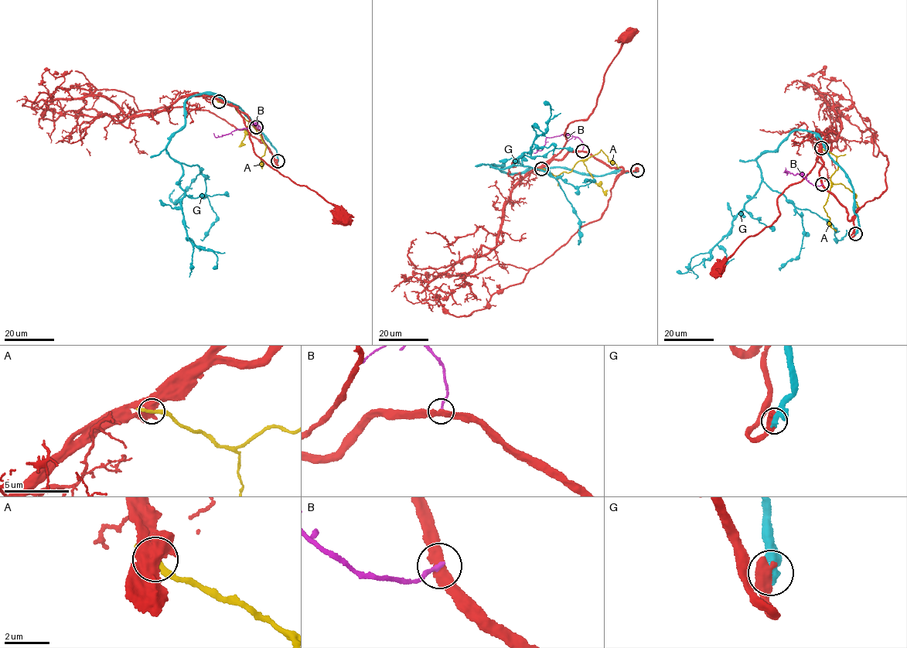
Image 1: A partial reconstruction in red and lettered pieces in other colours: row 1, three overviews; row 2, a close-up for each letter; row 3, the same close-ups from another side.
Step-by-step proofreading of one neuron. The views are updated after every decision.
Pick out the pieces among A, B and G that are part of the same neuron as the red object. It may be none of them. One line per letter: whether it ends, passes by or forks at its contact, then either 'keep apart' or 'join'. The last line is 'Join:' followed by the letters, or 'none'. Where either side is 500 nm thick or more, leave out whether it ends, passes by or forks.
A: keep apart
B: it ends; keep apart
G: keep apart
Join: none

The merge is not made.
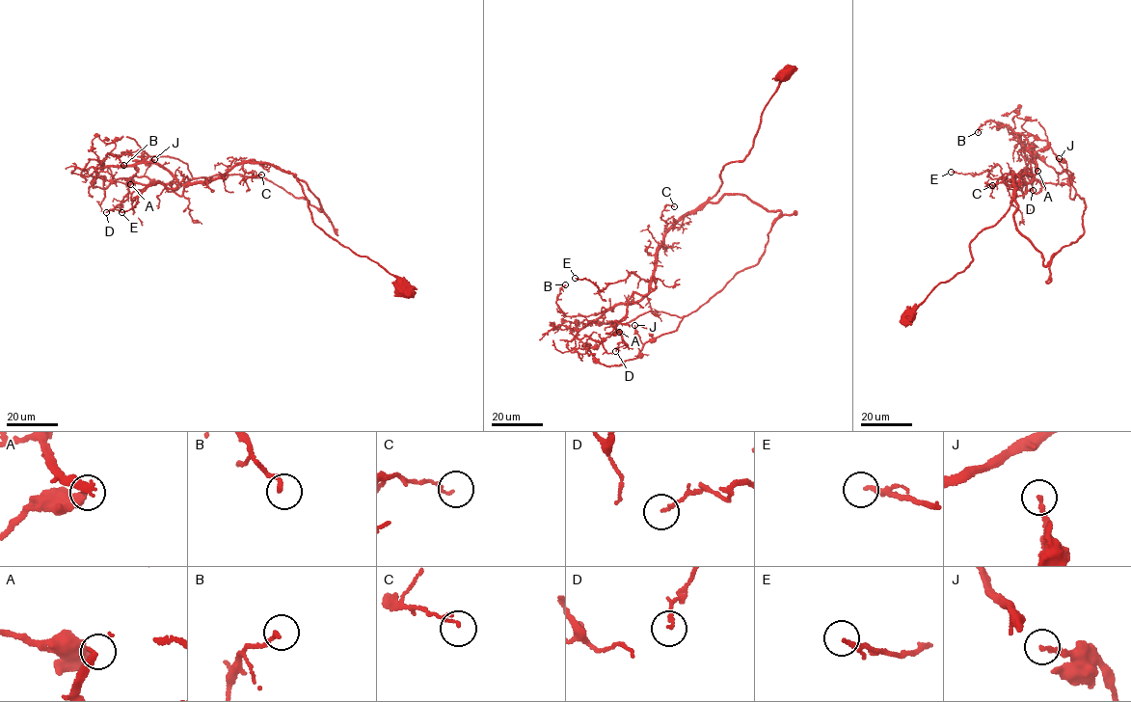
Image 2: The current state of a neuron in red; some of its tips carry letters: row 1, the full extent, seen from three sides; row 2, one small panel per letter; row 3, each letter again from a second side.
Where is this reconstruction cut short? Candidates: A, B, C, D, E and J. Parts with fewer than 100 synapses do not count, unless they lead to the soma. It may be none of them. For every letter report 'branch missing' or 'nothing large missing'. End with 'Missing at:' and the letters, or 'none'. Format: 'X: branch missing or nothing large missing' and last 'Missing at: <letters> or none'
A: nothing large missing
B: nothing large missing
C: nothing large missing
D: nothing large missing
E: nothing large missing
J: nothing large missing
Missing at: none

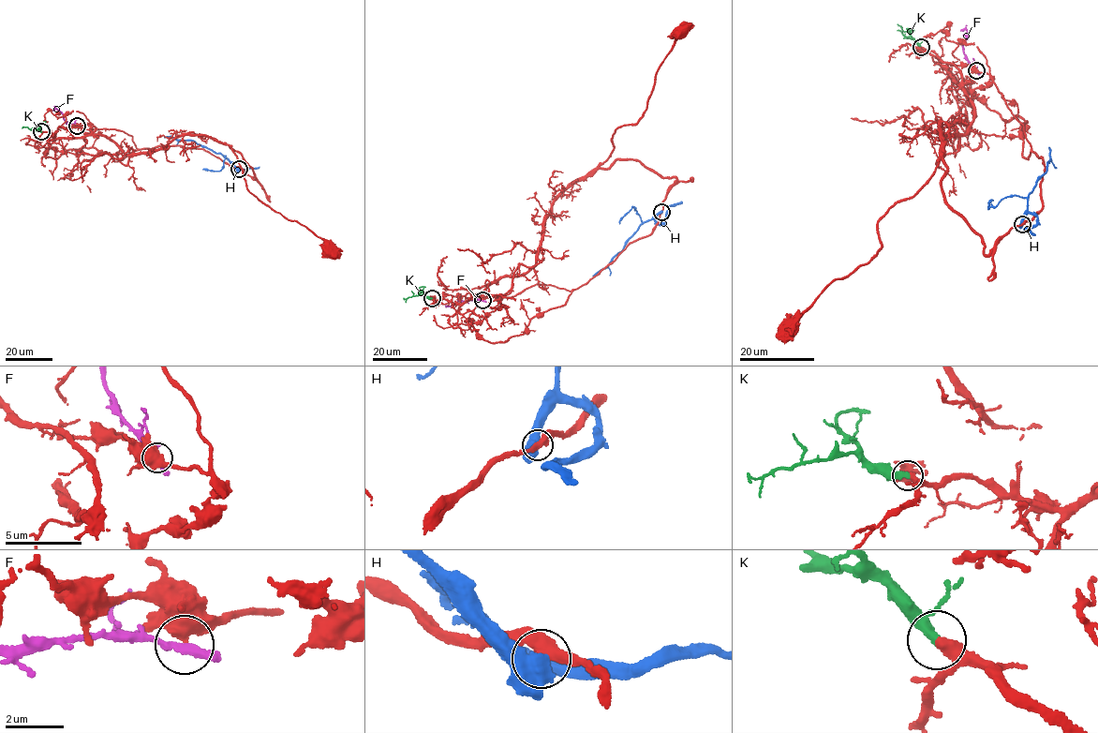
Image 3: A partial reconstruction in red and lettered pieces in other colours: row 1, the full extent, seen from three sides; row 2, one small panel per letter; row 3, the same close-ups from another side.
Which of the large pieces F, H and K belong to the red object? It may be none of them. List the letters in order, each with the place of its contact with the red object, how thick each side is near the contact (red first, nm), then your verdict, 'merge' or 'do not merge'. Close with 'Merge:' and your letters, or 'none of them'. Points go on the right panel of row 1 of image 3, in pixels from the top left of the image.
F: (976, 70) | 650/280 nm | do not merge
H: (1022, 224) | 400/500 nm | do not merge
K: (921, 47) | 320/280 nm | merge
Merge: K

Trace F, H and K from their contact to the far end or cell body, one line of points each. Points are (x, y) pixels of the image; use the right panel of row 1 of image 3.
F: (976, 70), (964, 52), (965, 29), (960, 31)
H: (1022, 223), (1029, 194), (1046, 173), (1050, 159), (1048, 146)
K: (920, 47), (902, 36), (902, 27)

